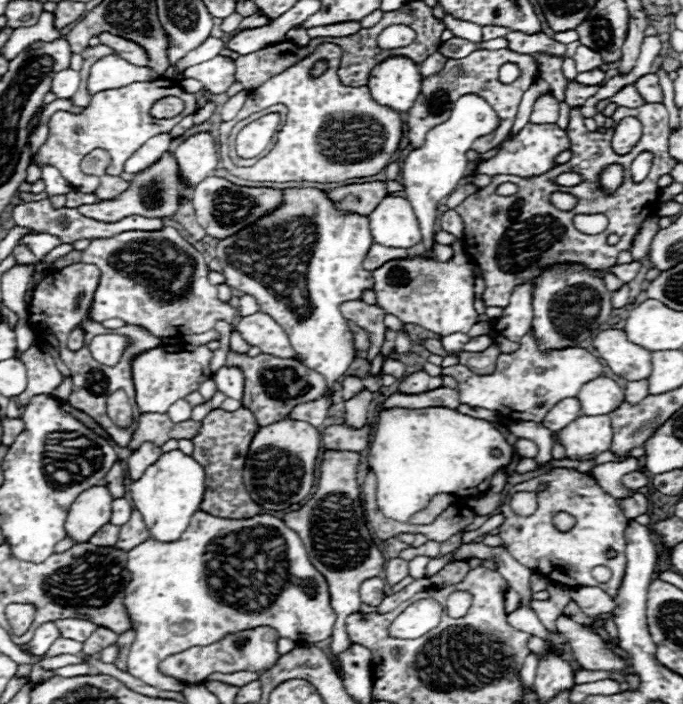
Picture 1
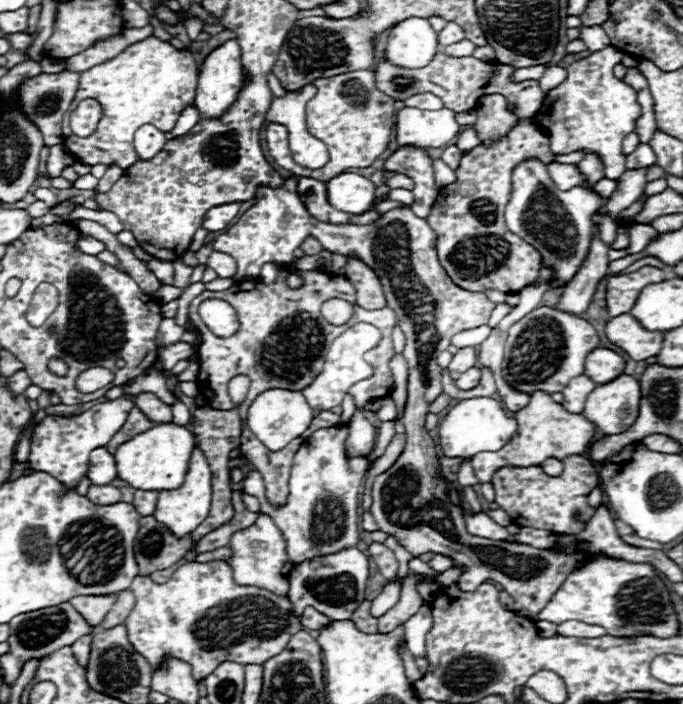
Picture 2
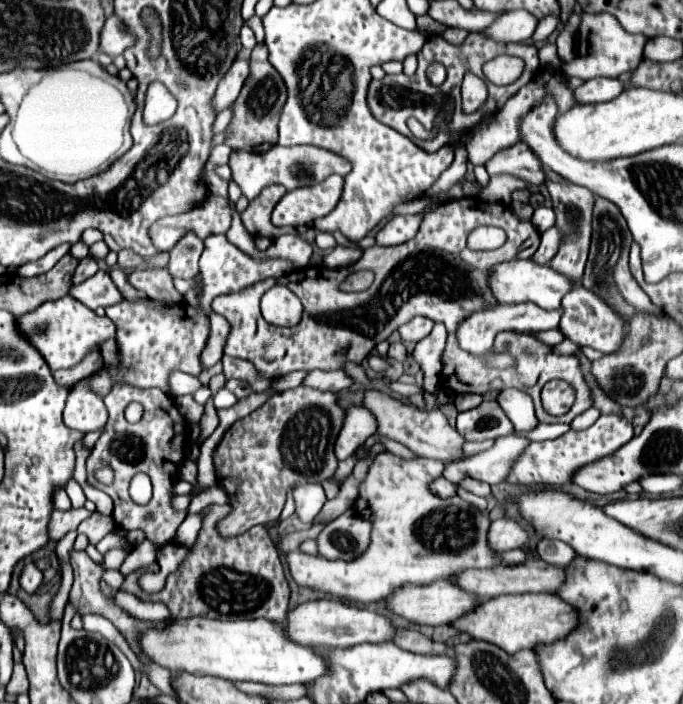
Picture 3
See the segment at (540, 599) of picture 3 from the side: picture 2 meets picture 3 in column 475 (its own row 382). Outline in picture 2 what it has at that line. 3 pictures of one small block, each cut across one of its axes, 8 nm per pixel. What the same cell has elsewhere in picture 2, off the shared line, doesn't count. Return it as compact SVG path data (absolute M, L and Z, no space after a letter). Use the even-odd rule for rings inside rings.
M628 374L610 384L600 384L586 398L582 416L598 426L604 434L626 432L638 418L640 382Z

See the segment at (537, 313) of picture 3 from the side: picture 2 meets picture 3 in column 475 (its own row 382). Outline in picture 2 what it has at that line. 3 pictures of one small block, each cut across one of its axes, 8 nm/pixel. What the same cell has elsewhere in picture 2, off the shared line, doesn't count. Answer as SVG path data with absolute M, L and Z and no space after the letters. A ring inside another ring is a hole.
M356 324L352 328L348 328L344 334L340 334L332 346L326 352L326 362L324 362L324 370L322 374L314 380L314 384L310 384L308 388L302 390L302 394L306 396L308 404L314 410L332 410L336 406L342 404L344 396L348 394L348 388L364 378L372 376L372 366L364 360L364 354L374 348L380 340L380 332L372 326L372 324Z

